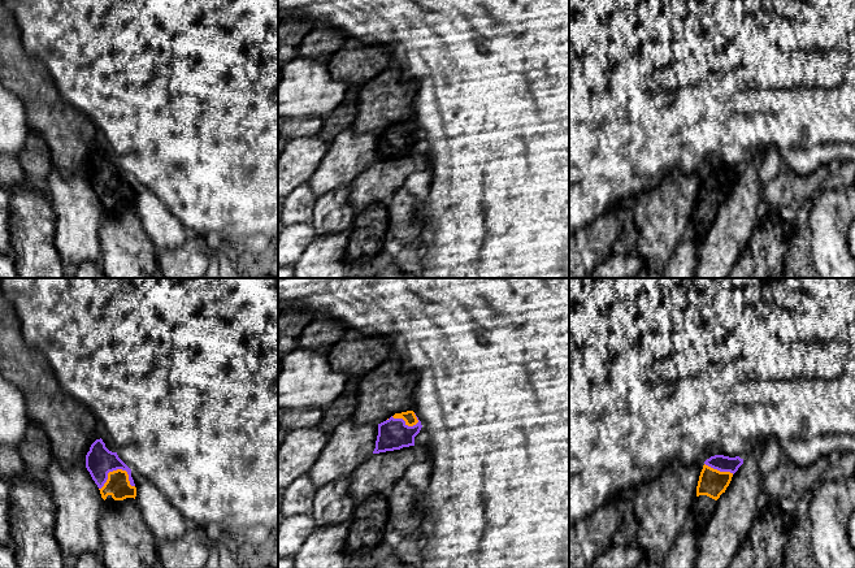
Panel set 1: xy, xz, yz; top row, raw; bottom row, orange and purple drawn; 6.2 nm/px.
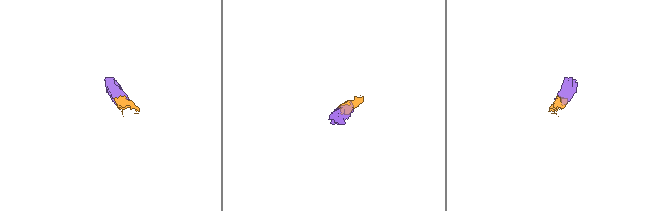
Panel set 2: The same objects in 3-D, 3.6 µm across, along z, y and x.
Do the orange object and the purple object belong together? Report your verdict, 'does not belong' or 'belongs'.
belongs

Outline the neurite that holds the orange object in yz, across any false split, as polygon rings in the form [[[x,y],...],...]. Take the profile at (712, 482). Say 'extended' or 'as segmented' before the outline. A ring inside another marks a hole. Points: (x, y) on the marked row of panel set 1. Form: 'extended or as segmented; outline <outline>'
extended; outline [[[724,455],[711,456],[704,461],[696,486],[696,497],[690,516],[694,517],[700,529],[704,529],[717,506],[717,499],[725,493],[733,474],[743,464],[739,456]]]

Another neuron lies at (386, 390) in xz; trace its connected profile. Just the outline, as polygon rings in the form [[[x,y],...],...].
[[[390,356],[361,377],[357,406],[351,417],[355,425],[381,424],[407,411],[413,411],[416,372],[404,372],[398,356]]]

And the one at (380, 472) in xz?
[[[426,446],[372,454],[350,476],[350,494],[356,503],[376,494],[389,494],[404,473],[430,458]]]

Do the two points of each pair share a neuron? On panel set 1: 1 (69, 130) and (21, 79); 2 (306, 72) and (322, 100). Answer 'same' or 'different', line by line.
1: same
2: same

